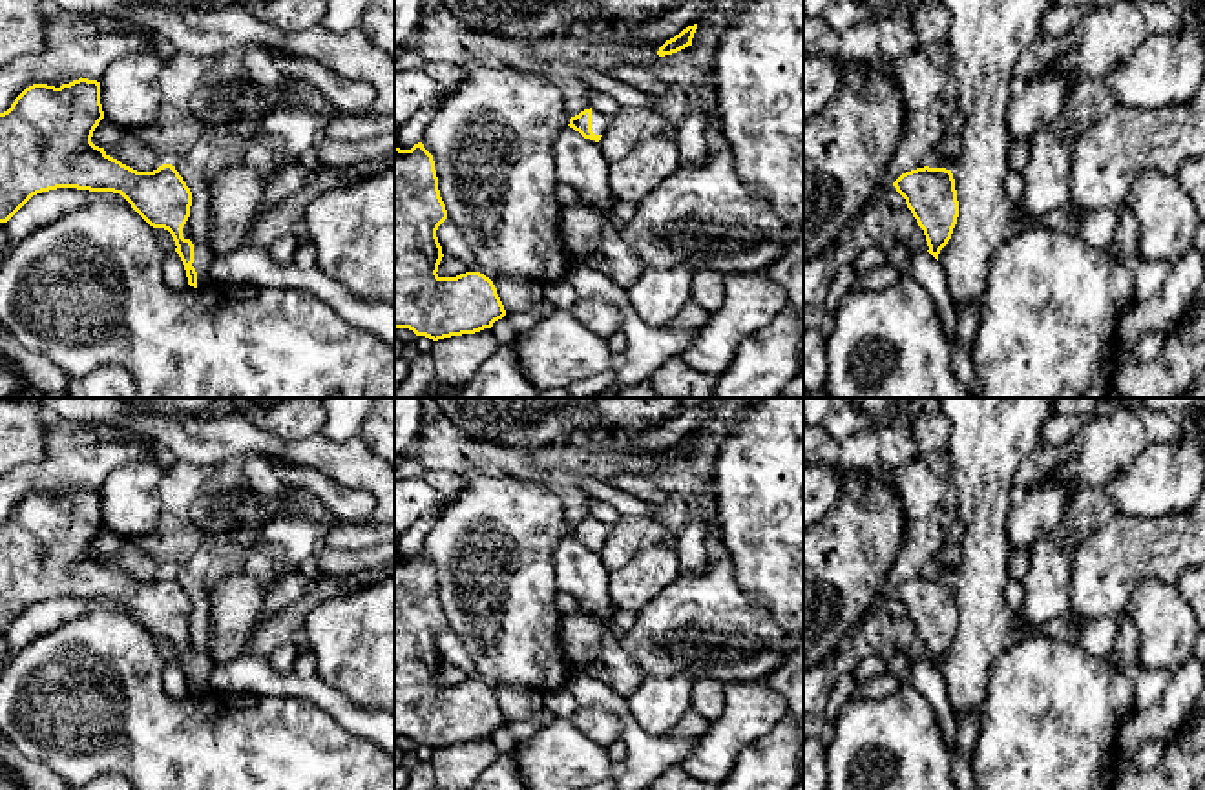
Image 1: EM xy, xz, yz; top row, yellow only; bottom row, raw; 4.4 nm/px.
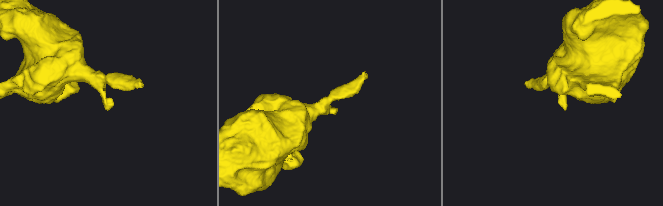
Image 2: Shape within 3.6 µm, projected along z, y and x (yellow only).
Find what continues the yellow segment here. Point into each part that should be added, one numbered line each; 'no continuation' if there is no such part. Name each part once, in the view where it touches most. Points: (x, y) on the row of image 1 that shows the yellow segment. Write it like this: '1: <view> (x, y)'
1: xy (203, 256)

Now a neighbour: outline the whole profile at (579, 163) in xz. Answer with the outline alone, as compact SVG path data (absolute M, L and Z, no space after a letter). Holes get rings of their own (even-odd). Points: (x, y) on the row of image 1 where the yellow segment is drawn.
M566 126L553 142L553 161L559 181L570 184L579 197L597 208L612 206L610 162L595 140Z

